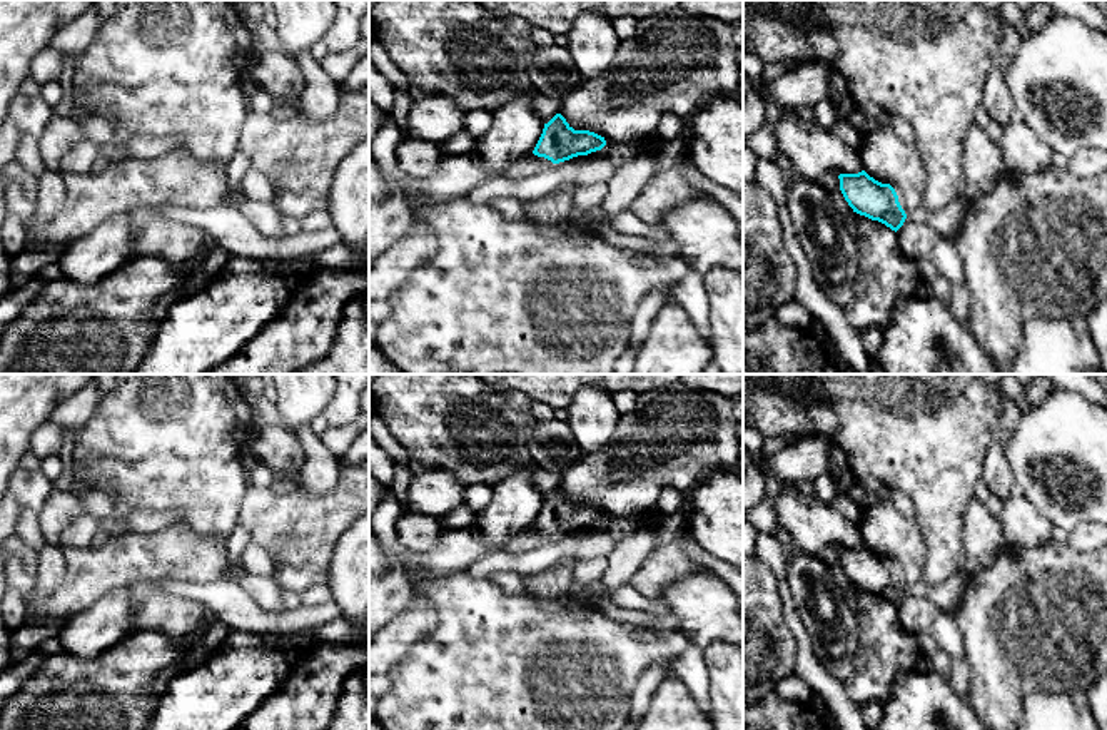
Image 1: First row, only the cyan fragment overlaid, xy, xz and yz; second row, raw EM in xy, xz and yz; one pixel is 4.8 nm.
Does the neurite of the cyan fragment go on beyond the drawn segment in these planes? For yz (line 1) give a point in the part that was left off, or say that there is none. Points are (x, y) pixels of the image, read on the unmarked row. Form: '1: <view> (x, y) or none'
1: yz (917, 613)

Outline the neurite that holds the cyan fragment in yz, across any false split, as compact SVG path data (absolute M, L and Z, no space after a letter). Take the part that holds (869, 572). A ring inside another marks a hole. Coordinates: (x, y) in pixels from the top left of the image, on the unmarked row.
M865 545L840 548L838 553L840 565L853 586L890 601L898 611L900 625L910 635L932 631L933 621L943 611L927 596L910 595L890 558L875 555Z

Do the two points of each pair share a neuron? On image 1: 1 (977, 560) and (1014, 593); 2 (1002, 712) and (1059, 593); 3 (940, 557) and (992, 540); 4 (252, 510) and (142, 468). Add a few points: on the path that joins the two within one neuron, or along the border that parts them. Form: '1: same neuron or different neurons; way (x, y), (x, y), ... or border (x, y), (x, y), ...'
1: different neurons; border (1005, 545), (987, 565), (967, 575)
2: same neuron; way (1002, 682), (1002, 672), (1016, 642), (1031, 623)
3: different neurons; border (965, 508), (962, 522), (964, 572)
4: different neurons; border (249, 486), (236, 523)

